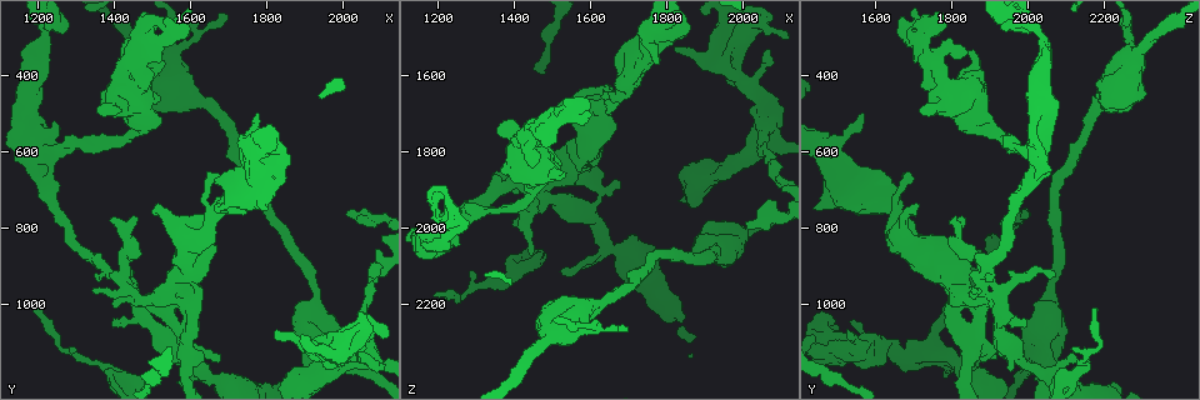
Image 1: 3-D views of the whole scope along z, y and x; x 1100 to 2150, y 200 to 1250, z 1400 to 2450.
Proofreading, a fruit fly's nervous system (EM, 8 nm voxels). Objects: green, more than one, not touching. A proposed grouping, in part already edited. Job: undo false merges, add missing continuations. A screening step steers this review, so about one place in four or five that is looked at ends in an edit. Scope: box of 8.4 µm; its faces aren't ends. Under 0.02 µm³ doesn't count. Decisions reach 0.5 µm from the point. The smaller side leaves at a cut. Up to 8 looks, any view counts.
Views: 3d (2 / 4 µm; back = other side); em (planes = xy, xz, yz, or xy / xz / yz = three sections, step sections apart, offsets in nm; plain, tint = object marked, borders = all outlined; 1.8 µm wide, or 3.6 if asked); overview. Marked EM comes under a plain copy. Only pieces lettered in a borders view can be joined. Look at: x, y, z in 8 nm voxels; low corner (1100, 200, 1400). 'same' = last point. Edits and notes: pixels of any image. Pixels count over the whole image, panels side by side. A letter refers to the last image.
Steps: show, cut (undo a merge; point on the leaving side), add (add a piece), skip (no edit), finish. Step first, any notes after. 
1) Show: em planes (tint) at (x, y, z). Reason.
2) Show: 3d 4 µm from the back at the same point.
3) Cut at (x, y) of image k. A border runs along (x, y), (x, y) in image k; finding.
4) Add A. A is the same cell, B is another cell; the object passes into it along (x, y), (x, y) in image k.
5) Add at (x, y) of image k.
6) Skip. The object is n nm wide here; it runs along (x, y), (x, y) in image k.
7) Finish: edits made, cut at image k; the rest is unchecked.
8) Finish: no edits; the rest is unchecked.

Show: em xz step 8 (tint) at (2045, 1130, 1720). Narrows sharply.

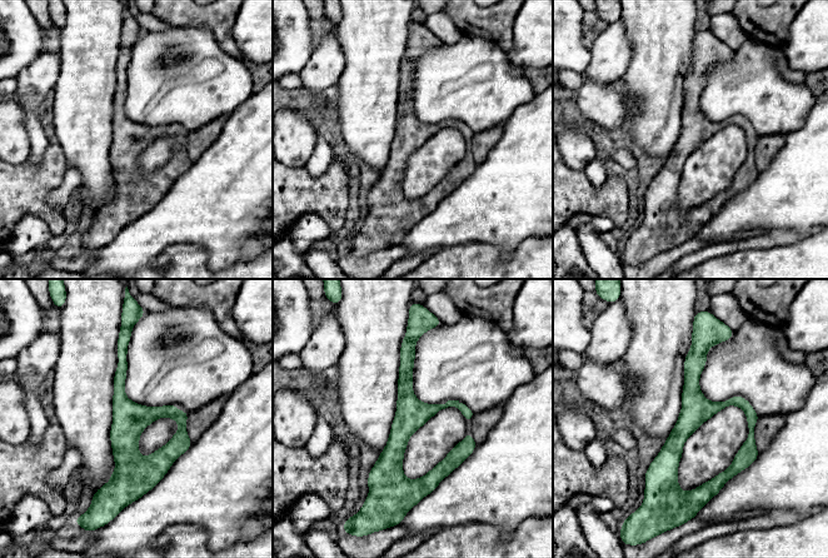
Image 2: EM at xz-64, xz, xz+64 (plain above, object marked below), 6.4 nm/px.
Show: em planes (borders) at the same point.

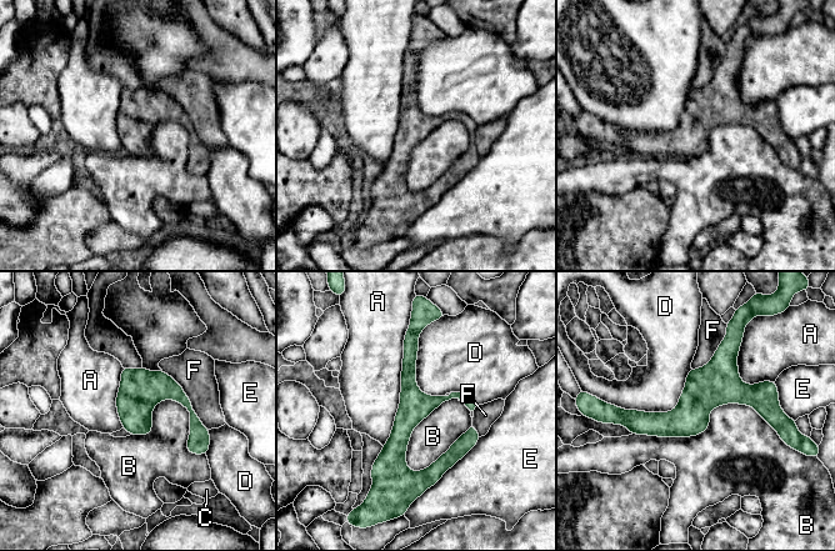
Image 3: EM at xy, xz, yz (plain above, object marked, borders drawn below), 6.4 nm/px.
Skip. The object is 200 nm wide here; A, B, C, D, E and F are other cells; it runs along (410, 336), (399, 466), (423, 486) in image 3; all the same cell.

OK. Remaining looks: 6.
Show: 3d 4 µm from the back at (1240, 620, 2010). Sharp bend.

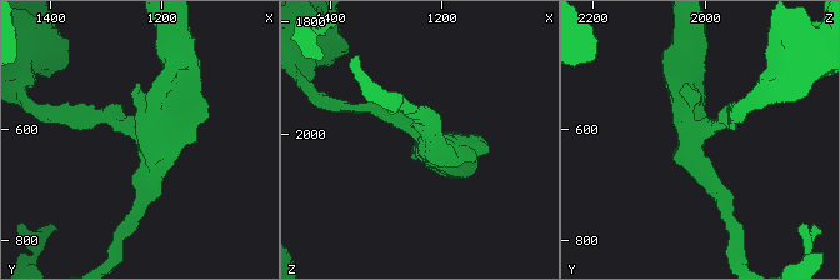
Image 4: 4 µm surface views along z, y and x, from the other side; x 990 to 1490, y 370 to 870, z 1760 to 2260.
Show: em planes (borders) at (1240, 615, 2020). Now the EM.

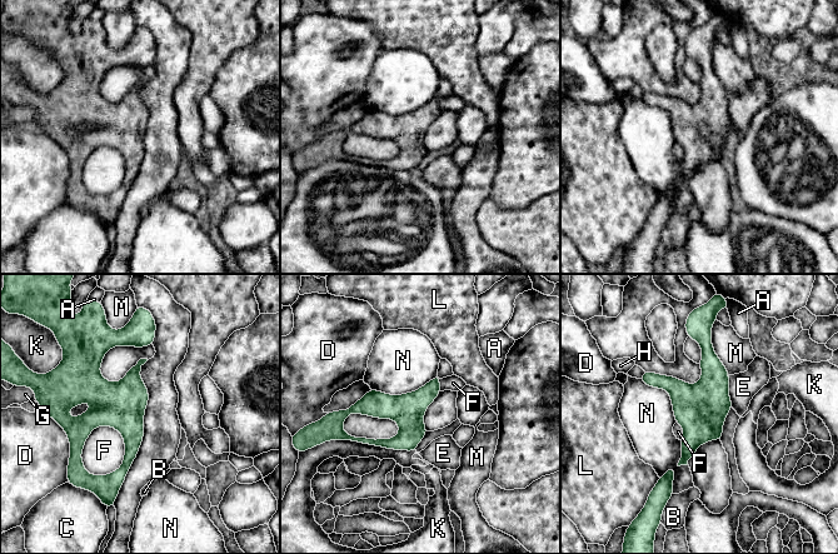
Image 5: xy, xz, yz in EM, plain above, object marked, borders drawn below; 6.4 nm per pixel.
Skip. A, B, C, D, E, F, G, H, K, L, M and N are other cells; a border runs along (110, 425), (85, 442), (91, 475) in image 5; continuous, no second cell.

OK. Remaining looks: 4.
Show: em 3.6 µm planes (borders) at (1435, 440, 1785). Looks like a crossing.

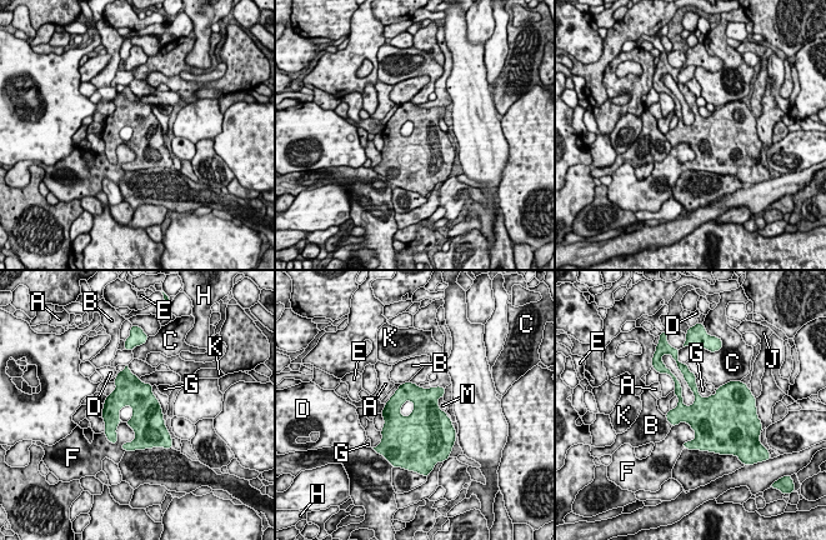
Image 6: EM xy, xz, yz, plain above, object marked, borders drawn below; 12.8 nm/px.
Skip. A, B, C, D, E, F, G, H, J, K and M are other cells; a border runs along (672, 425), (686, 423), (696, 436) in image 6; one cell here.

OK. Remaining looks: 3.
Finish: no edits; the rest is unchecked.

